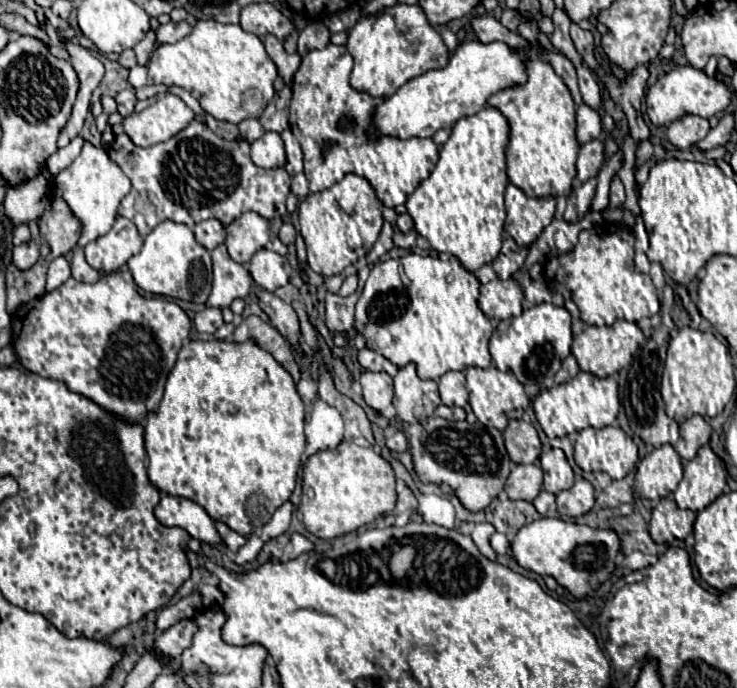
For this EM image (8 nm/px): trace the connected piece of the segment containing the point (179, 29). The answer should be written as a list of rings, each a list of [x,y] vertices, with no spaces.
[[[169,21],[167,25],[161,25],[157,29],[157,43],[175,43],[189,33],[191,33],[191,23],[189,21],[181,21],[181,23]]]

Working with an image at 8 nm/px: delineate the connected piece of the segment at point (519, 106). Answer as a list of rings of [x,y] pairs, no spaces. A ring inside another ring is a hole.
[[[531,59],[527,71],[529,79],[525,85],[509,87],[489,99],[489,105],[499,109],[511,125],[507,175],[527,197],[567,197],[577,175],[575,161],[579,153],[579,141],[575,137],[575,103],[567,85],[549,63]]]

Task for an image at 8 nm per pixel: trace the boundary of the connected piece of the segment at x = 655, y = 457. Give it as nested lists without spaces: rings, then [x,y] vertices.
[[[661,445],[653,449],[641,463],[635,473],[635,491],[641,497],[659,501],[669,497],[683,477],[683,465],[679,453],[671,445]]]

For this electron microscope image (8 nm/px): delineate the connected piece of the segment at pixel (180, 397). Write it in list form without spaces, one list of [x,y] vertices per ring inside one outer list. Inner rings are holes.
[[[219,339],[189,341],[179,351],[177,363],[175,363],[175,367],[173,367],[173,371],[165,383],[165,395],[159,403],[159,409],[155,413],[151,413],[147,417],[147,423],[145,423],[145,451],[147,451],[147,459],[149,459],[149,465],[147,465],[149,481],[153,485],[157,485],[157,489],[163,493],[193,499],[197,505],[201,505],[209,513],[211,519],[223,521],[225,525],[229,525],[233,531],[237,531],[241,535],[249,535],[253,527],[265,525],[271,519],[271,515],[275,513],[275,509],[279,509],[289,499],[291,491],[295,489],[301,453],[305,451],[303,425],[305,425],[305,403],[299,397],[297,387],[295,387],[289,371],[283,365],[279,365],[273,359],[273,355],[267,353],[263,347],[259,347],[253,339],[243,341],[243,343],[219,341]]]

